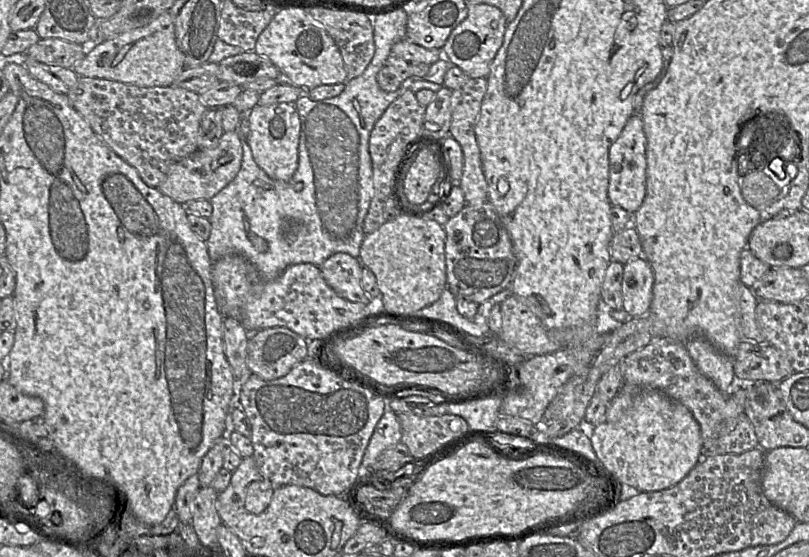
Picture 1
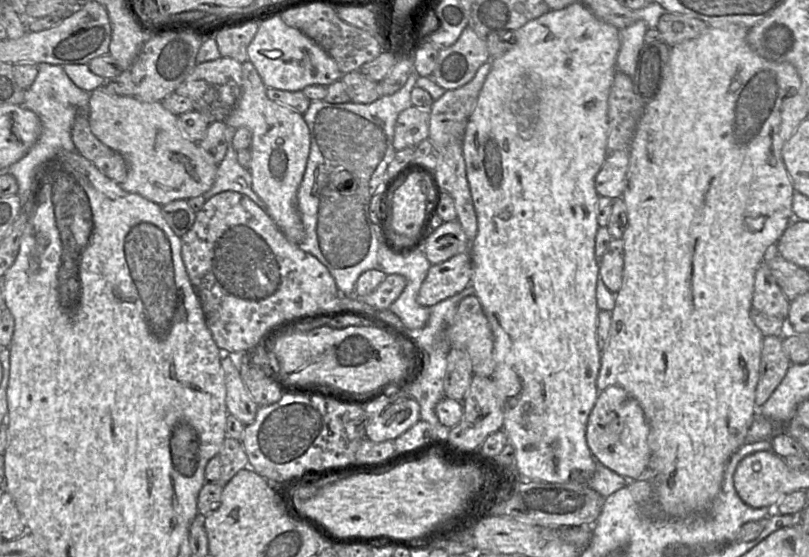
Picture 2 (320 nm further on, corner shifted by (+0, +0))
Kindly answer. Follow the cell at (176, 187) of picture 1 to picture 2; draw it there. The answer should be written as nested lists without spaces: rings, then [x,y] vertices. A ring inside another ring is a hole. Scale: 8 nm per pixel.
[[[104,84],[103,86],[100,86],[99,88],[95,89],[93,92],[90,93],[89,107],[89,124],[92,133],[104,145],[121,154],[127,163],[127,177],[124,182],[119,184],[121,188],[126,192],[138,194],[143,198],[154,202],[162,207],[175,200],[188,200],[190,198],[201,196],[212,187],[216,178],[218,165],[215,164],[212,158],[198,145],[198,143],[194,143],[188,140],[183,135],[178,123],[178,116],[174,115],[166,108],[164,108],[161,102],[148,103],[140,101],[134,96],[119,96],[116,94],[111,94],[106,90]]]

